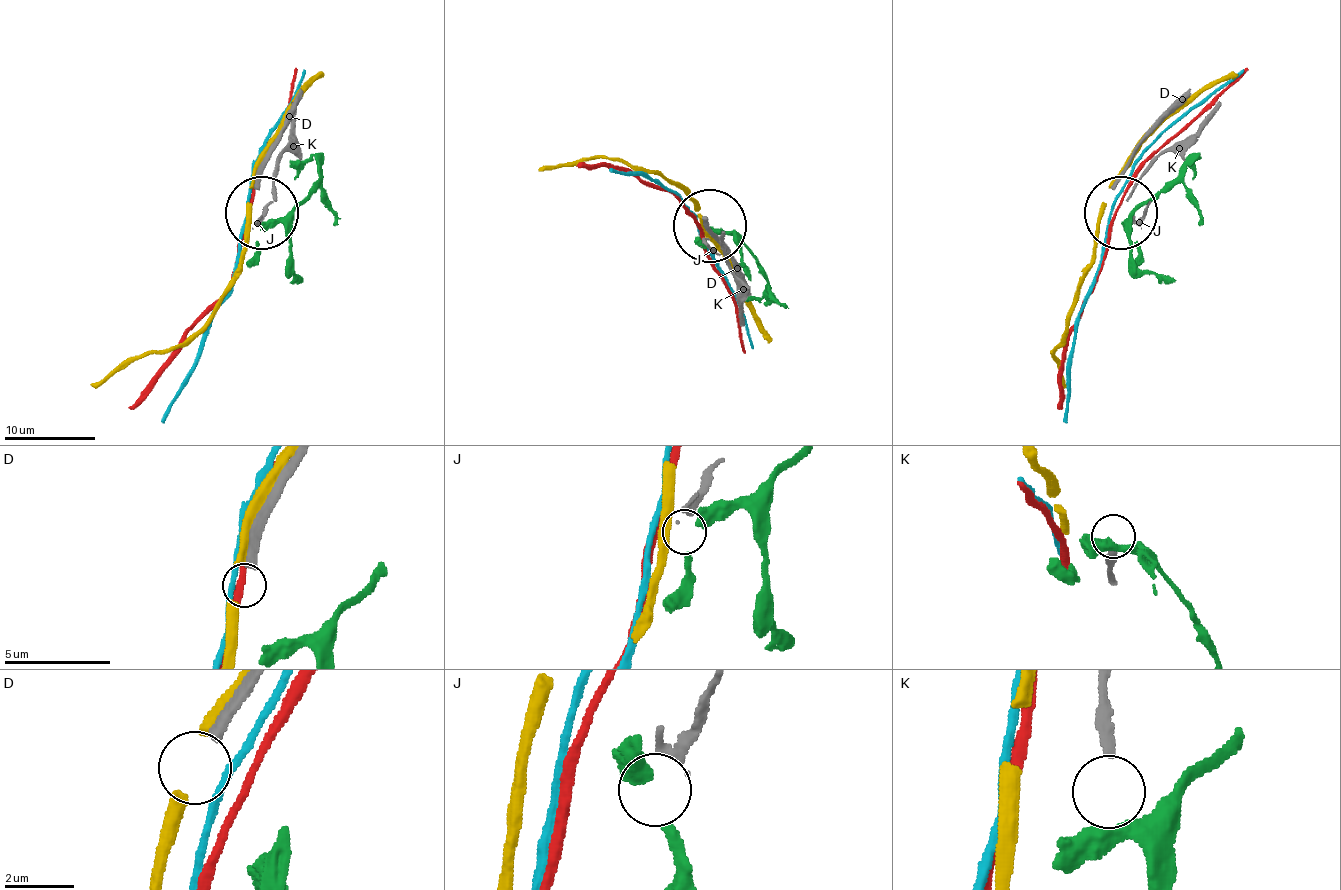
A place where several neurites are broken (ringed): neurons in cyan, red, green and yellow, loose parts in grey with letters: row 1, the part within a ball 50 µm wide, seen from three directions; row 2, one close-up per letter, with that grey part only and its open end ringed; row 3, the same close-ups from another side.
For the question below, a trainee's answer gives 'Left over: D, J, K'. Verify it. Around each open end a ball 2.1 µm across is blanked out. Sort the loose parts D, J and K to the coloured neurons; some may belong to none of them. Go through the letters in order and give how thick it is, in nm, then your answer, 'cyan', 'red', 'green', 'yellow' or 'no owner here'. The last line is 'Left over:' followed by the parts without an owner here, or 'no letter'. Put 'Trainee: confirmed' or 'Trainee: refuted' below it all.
D: 380 nm thick; no owner here
J: 320 nm thick; green
K: 240 nm thick; no owner here
Left over: D, K
Trainee: refuted

